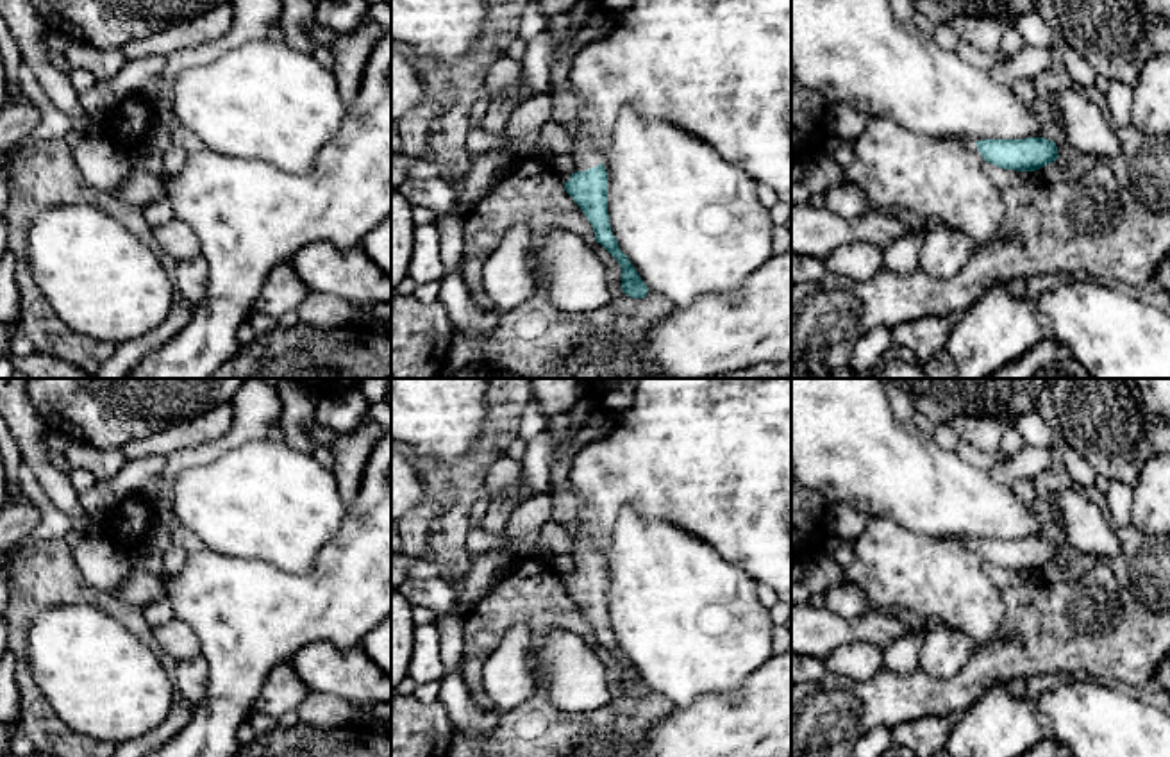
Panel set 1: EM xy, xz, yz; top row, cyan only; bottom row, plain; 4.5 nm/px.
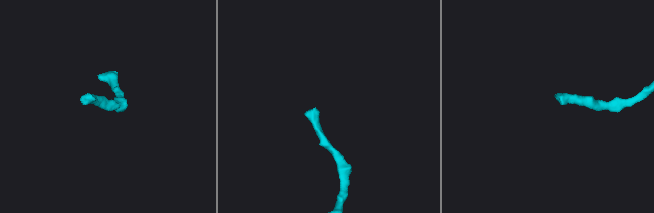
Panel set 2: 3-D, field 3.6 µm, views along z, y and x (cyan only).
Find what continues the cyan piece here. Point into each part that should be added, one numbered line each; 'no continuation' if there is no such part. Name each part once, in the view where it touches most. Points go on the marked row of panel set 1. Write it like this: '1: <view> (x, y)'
1: xz (565, 102)

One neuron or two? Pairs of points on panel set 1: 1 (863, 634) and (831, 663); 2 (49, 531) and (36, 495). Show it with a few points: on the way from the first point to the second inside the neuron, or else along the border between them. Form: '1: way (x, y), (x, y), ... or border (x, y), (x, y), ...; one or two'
1: border (883, 650), (874, 645), (842, 645), (822, 661); two
2: way (49, 522), (45, 504); one

